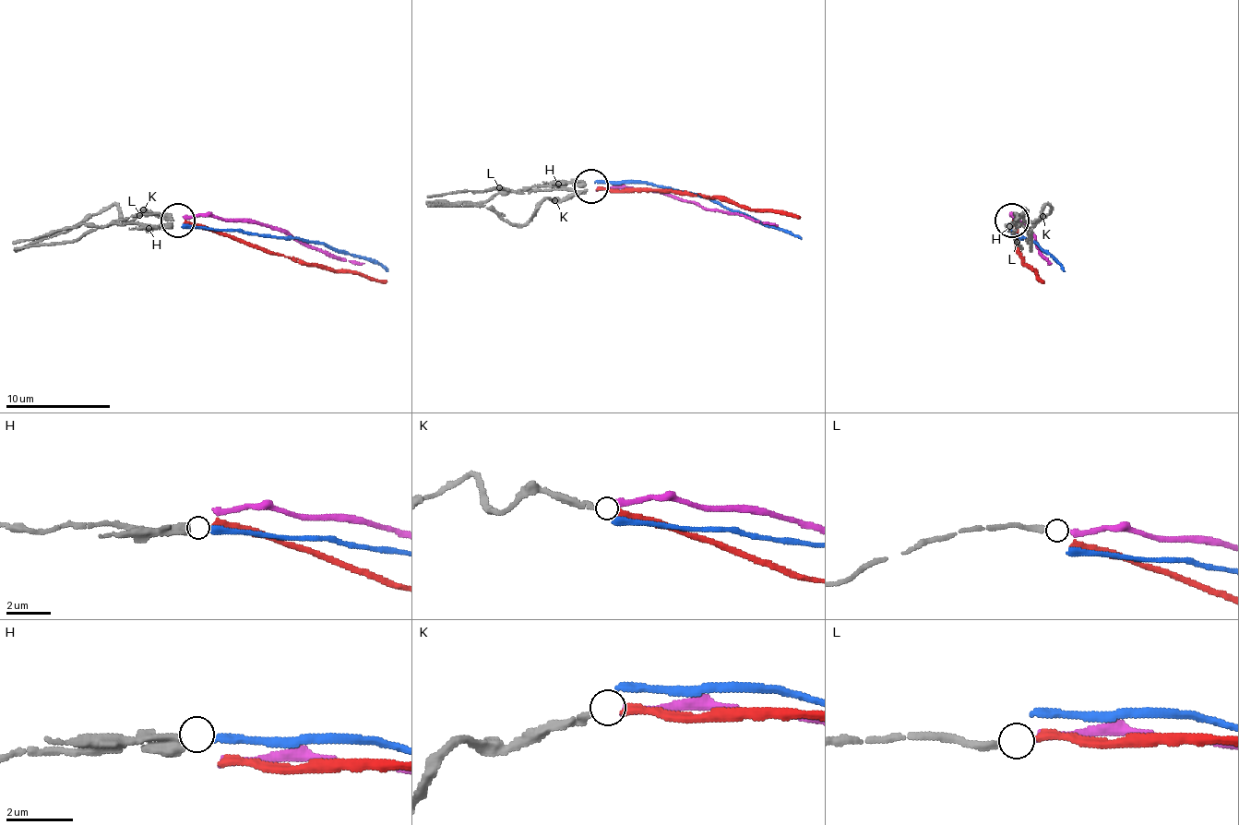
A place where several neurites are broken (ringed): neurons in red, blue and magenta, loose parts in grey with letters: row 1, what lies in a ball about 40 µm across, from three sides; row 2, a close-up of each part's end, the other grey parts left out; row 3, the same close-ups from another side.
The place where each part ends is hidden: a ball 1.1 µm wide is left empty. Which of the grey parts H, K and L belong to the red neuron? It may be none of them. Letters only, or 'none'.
K

